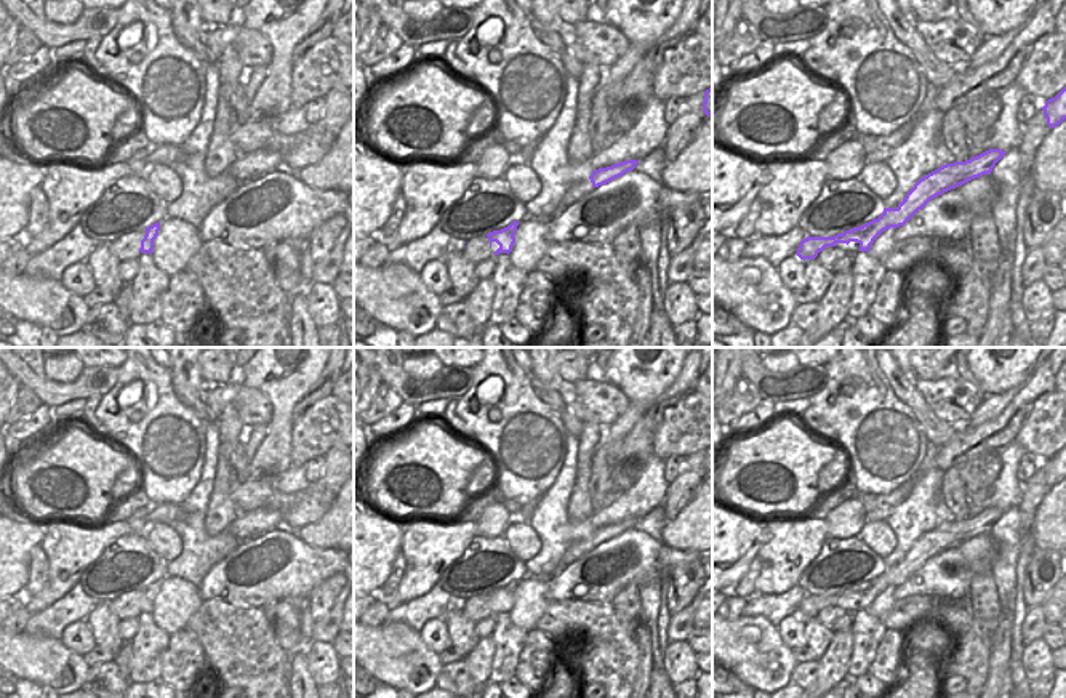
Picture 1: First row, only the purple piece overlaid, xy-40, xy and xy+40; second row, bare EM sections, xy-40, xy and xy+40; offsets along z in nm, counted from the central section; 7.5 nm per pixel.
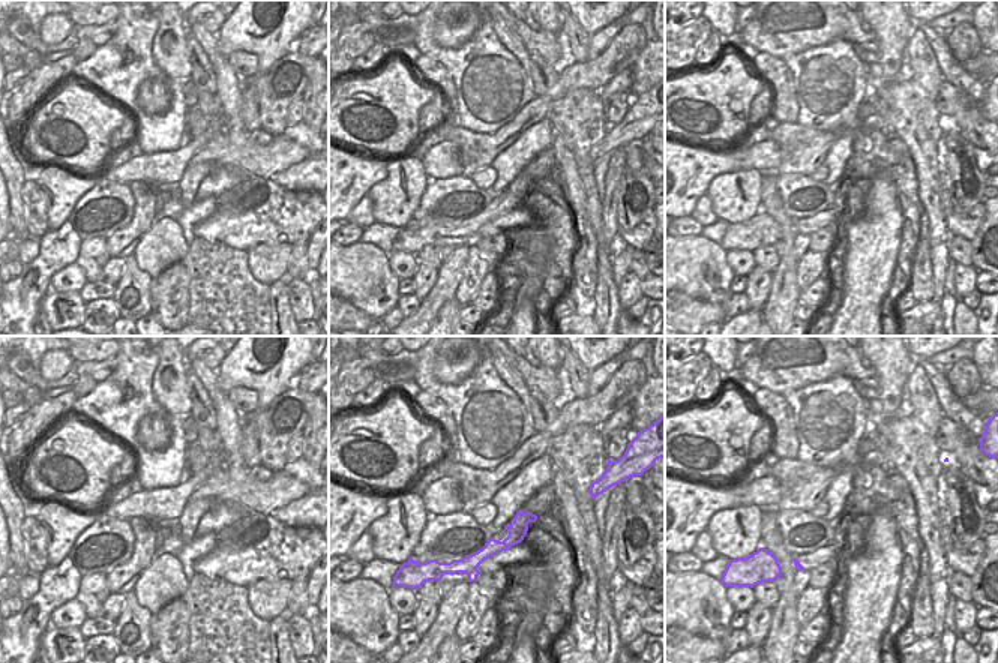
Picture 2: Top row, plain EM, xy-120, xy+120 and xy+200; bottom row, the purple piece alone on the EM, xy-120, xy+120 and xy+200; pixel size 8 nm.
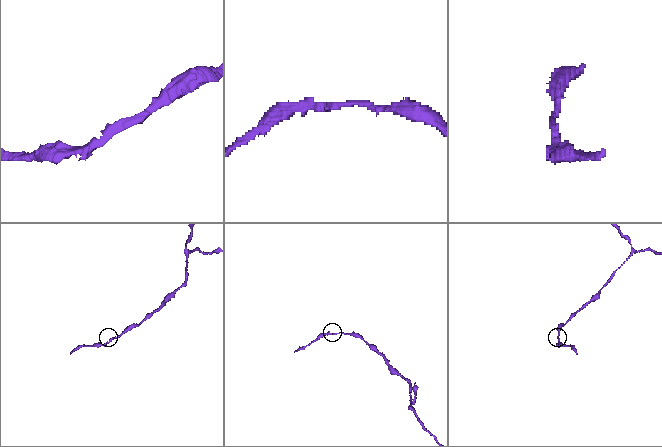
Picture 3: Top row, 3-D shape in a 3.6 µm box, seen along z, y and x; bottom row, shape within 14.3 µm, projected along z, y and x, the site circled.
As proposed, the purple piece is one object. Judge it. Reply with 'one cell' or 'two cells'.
one cell

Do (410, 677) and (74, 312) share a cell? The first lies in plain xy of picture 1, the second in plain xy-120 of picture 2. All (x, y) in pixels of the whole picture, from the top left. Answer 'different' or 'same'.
same

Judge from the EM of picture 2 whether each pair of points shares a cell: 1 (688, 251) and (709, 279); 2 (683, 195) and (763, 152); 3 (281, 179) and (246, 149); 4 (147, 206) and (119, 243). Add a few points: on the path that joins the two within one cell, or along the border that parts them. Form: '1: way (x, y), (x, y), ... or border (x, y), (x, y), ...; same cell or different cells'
1: way (688, 258), (701, 272); same cell
2: way (701, 176), (719, 158), (743, 156); same cell
3: border (306, 158), (270, 177); different cells
4: way (144, 215), (128, 234); same cell

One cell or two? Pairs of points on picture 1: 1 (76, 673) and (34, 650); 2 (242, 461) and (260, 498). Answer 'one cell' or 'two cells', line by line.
1: one cell
2: two cells

